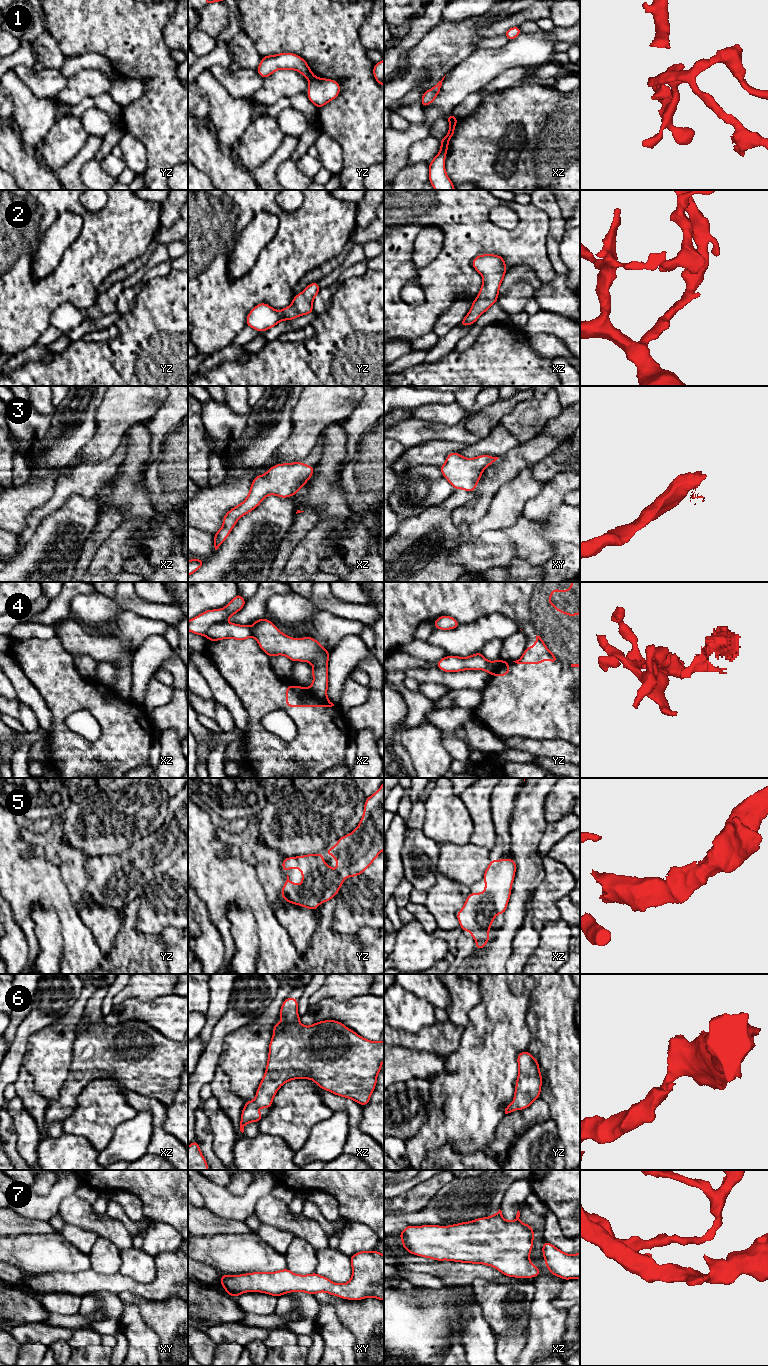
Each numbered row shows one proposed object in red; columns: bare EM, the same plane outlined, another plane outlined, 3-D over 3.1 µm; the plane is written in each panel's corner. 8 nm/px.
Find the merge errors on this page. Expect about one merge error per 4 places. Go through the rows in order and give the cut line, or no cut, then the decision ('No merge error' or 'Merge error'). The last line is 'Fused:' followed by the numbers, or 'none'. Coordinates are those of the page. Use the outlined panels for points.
1: Split along yz (314, 76), (309, 80). Merge error
2: No split. No merge error
3: Split along xz (299, 487), (293, 494). Merge error
4: Split along xz (308, 688), (316, 696), (326, 699). Merge error
5: No split. No merge error
6: No split. No merge error
7: No split. No merge error
Fused: 1, 3, 4

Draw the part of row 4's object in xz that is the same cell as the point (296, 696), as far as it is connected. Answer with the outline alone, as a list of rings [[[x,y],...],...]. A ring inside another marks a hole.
[[[292,686],[286,687],[287,707],[332,707],[334,704],[328,699],[316,697],[307,687]]]

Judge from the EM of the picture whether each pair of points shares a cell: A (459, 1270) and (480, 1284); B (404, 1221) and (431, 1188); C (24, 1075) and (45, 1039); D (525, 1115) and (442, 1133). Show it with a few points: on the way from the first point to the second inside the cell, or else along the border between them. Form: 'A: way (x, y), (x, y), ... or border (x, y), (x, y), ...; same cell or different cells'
A: border (497, 1280), (476, 1278), (470, 1284); different cells
B: border (430, 1199), (418, 1211), (394, 1217); different cells
C: border (22, 1065), (31, 1075), (36, 1093); different cells
D: border (505, 1114), (498, 1123), (494, 1136), (489, 1141); different cells

